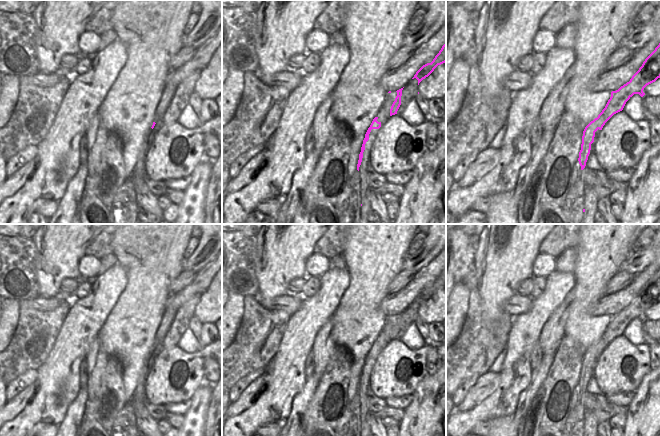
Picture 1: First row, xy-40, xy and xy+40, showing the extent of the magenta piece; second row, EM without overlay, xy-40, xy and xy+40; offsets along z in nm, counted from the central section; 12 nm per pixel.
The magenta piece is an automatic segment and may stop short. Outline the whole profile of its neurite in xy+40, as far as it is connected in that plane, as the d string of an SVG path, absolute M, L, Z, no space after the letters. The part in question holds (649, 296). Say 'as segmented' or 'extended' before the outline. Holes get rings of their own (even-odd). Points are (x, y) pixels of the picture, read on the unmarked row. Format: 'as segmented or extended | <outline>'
extended | M660 267L655 274L645 283L639 294L629 306L618 314L611 316L602 336L591 345L584 353L581 374L577 389L573 392L573 401L566 423L561 430L563 436L585 436L585 408L582 403L582 394L586 390L594 366L595 356L602 354L605 347L616 337L623 334L626 326L634 319L645 319L644 312L660 302Z

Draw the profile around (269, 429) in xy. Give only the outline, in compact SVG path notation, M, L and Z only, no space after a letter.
M266 423L258 428L257 434L260 436L279 436L281 430L282 427L277 423Z

